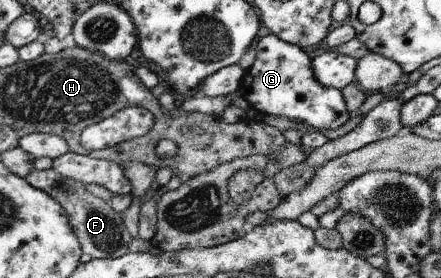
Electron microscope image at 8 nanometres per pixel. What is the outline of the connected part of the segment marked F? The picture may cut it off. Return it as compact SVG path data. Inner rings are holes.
M33 169L27 174L25 180L33 188L49 194L63 208L64 215L68 218L69 226L73 229L83 254L89 254L91 259L104 259L109 256L116 259L129 253L127 246L131 237L121 221L122 213L117 214L108 202L103 202L95 198L93 194L89 194L84 184L59 176L53 169Z

